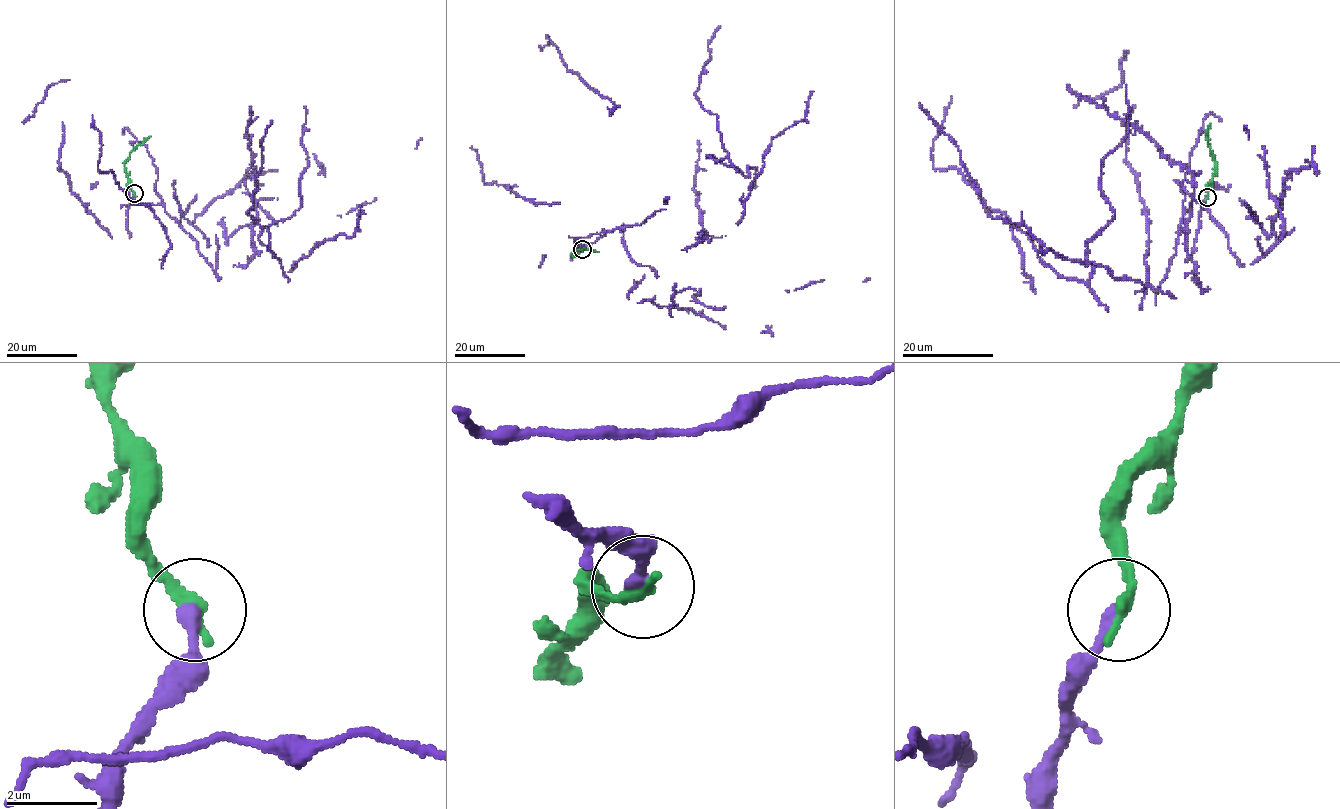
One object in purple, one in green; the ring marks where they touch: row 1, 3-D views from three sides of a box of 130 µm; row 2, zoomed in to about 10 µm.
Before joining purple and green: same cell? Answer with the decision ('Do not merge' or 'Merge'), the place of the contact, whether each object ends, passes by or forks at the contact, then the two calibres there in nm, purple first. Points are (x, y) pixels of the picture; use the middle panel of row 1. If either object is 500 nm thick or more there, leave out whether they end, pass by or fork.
Merge. Place: (582, 249). At the ring purple ends. At the ring green ends. Thickness 320 nm (purple) against 320 nm

